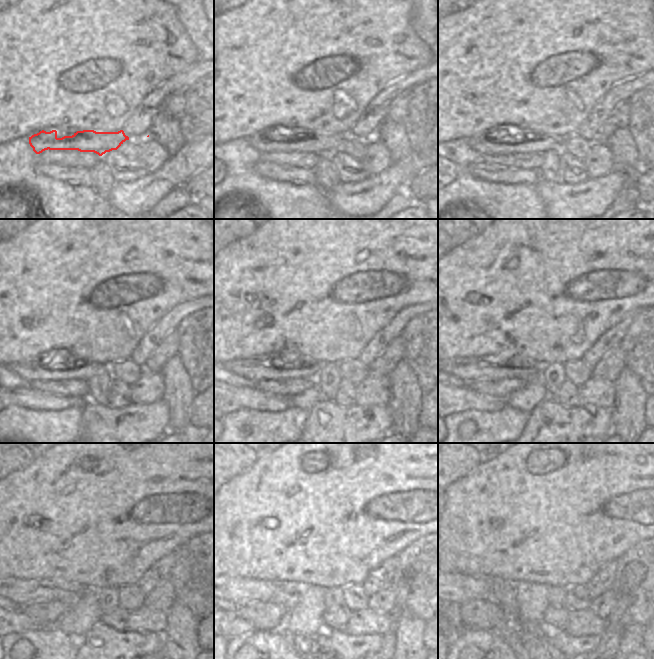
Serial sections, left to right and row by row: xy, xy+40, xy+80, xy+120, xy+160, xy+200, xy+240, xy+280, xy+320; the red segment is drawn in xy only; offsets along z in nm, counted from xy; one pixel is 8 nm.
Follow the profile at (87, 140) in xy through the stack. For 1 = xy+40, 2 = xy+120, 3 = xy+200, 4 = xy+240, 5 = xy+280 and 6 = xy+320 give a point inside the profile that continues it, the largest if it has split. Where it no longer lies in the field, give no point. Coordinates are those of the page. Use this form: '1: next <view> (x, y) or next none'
1: next xy+40 (320, 143)
2: next xy+120 (36, 369)
3: next xy+200 (472, 369)
4: next xy+240 (21, 592)
5: next xy+280 (241, 591)
6: next xy+320 (458, 588)

